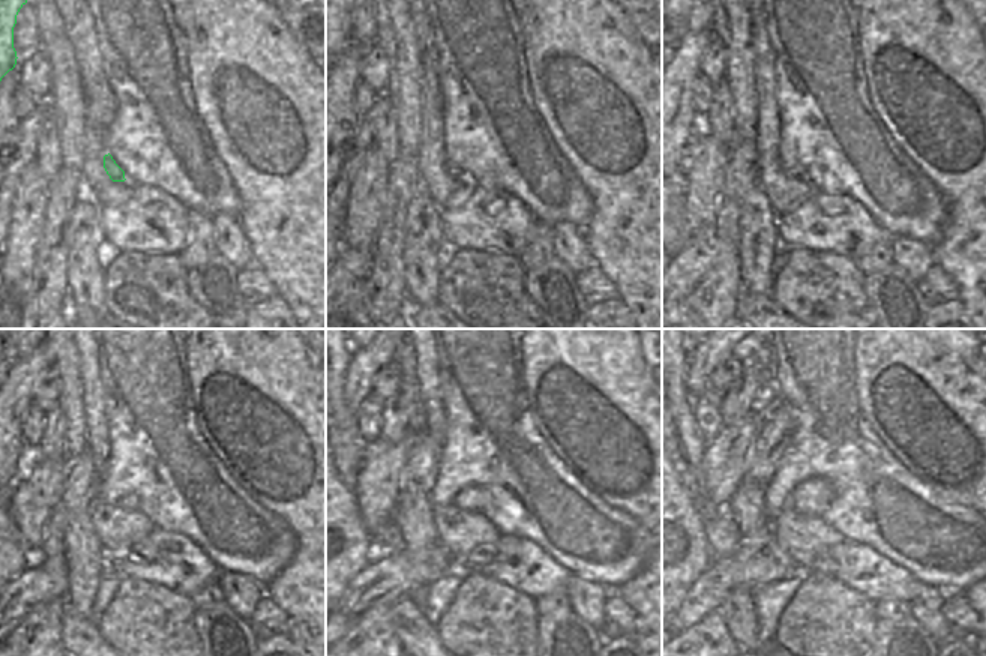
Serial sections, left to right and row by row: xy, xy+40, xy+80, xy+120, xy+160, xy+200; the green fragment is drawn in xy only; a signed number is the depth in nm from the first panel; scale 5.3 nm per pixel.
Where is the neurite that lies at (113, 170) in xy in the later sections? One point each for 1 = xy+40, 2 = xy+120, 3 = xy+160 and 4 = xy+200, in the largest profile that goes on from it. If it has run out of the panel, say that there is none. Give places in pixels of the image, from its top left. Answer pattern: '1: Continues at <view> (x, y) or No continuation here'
1: Continues at xy+40 (456, 173)
2: Continues at xy+120 (129, 503)
3: Continues at xy+160 (471, 499)
4: Continues at xy+200 (814, 496)

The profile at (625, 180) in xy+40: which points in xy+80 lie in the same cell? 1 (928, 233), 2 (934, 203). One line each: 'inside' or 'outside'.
1: outside
2: outside

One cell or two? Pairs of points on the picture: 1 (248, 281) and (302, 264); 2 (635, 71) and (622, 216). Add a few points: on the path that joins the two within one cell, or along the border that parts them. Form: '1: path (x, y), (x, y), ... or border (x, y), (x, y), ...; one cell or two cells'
1: border (257, 264), (278, 294); two cells
2: path (619, 107), (619, 165), (611, 173), (619, 180); one cell

